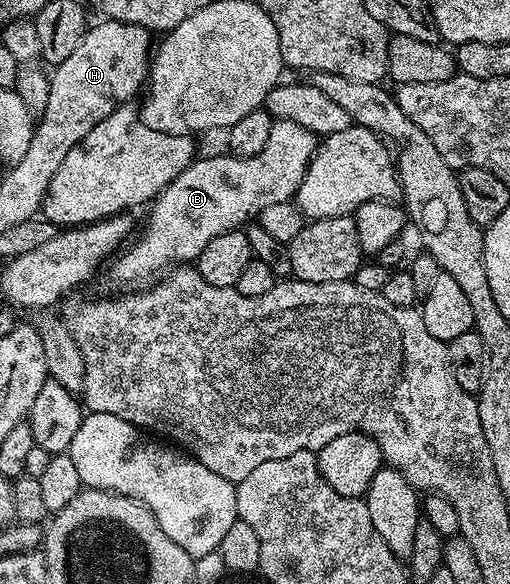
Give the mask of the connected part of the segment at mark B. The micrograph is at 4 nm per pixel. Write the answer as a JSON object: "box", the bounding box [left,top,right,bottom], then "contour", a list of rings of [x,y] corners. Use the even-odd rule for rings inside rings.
{"box":[106,118,317,288],"contour":[[[277,118],[271,123],[269,141],[266,142],[265,148],[261,148],[261,152],[257,152],[257,156],[236,158],[223,153],[224,155],[219,154],[216,158],[196,157],[195,161],[185,168],[185,172],[181,172],[181,176],[170,182],[159,197],[150,203],[151,215],[148,216],[143,231],[142,226],[138,231],[139,239],[137,234],[126,249],[110,259],[106,267],[108,280],[115,286],[123,286],[119,288],[135,288],[140,284],[150,283],[151,274],[159,276],[180,264],[194,263],[201,256],[205,244],[213,240],[213,236],[221,236],[221,232],[226,230],[240,229],[248,220],[254,219],[262,210],[269,208],[269,204],[292,201],[316,149],[317,135],[309,132],[309,128],[293,124],[293,120]]]}

